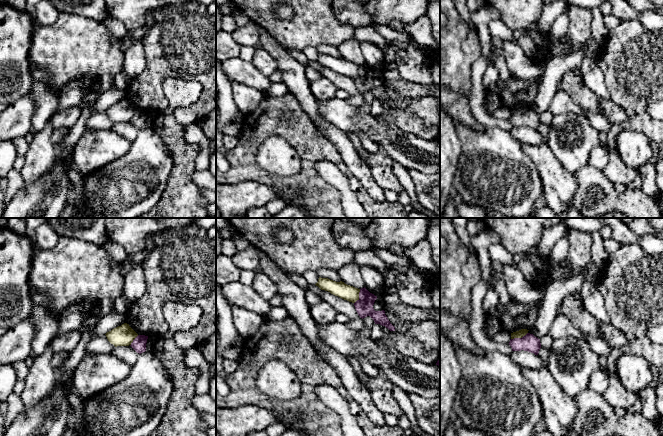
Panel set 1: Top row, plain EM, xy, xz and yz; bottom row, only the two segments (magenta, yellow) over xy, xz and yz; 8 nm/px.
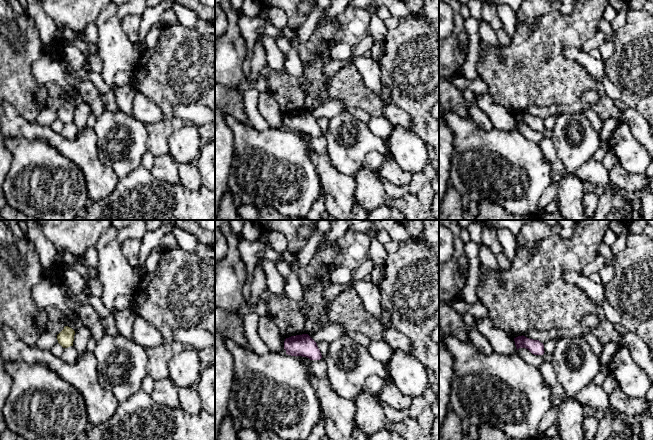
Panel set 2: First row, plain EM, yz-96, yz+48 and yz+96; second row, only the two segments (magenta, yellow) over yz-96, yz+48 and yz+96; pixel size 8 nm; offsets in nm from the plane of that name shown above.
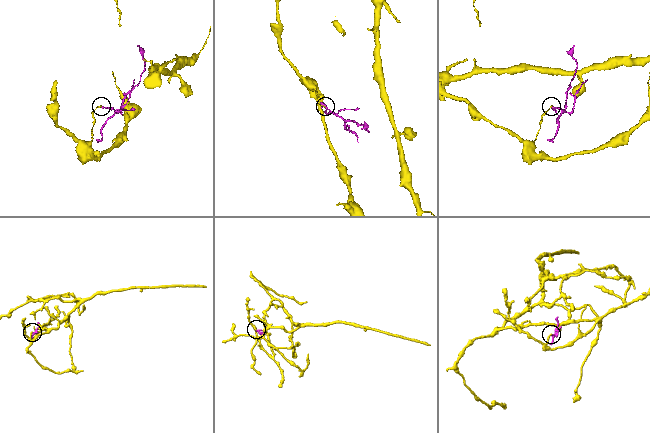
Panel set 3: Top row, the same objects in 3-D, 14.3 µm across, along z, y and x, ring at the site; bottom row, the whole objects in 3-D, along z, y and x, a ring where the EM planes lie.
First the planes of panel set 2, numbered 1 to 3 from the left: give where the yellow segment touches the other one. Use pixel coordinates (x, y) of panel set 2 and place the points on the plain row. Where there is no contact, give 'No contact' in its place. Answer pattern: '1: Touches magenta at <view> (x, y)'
1: No contact
2: No contact
3: No contact

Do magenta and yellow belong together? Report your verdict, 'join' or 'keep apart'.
keep apart

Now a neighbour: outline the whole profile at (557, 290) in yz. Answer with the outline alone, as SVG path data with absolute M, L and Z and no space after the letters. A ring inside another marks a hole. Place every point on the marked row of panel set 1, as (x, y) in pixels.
M584 267L582 274L569 280L553 280L545 288L545 298L538 311L537 319L528 333L533 334L538 339L547 334L552 322L558 314L558 307L562 299L566 296L579 292L586 280L588 270Z

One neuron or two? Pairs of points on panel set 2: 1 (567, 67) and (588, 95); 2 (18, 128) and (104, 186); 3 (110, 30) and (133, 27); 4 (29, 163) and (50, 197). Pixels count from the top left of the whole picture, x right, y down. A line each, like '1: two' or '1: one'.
1: two
2: one
3: two
4: one

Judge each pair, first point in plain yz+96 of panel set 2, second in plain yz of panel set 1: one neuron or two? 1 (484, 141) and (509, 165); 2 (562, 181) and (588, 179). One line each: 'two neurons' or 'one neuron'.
1: one neuron
2: two neurons

